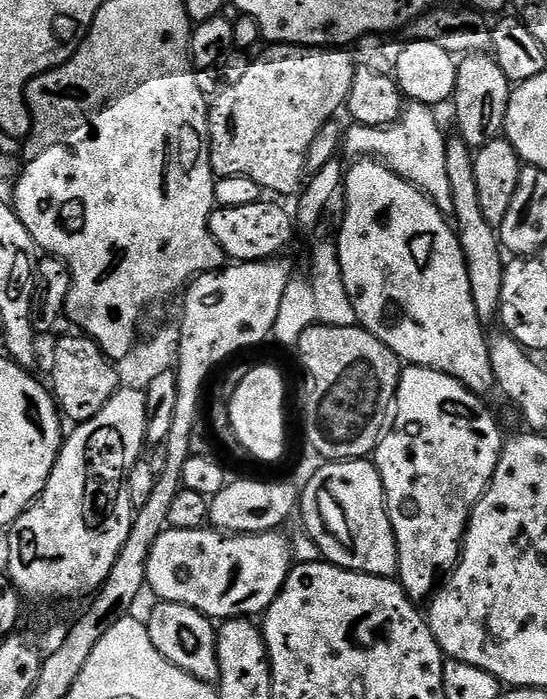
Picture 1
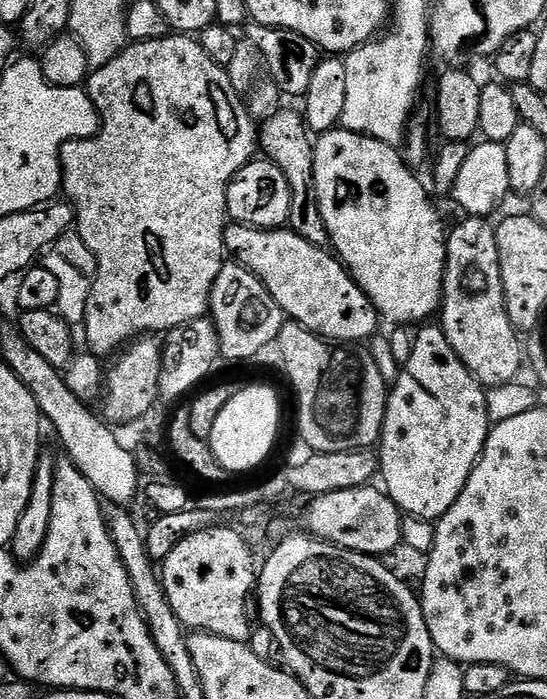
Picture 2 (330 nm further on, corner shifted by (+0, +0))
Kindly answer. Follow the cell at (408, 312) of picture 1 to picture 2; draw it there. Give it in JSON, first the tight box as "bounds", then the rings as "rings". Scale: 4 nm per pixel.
{"bounds":[312,130,448,326],"rings":[[[333,130],[330,132],[323,133],[323,135],[321,135],[319,139],[315,141],[314,147],[312,149],[312,153],[314,154],[314,182],[316,183],[316,200],[320,204],[320,209],[322,210],[322,222],[326,222],[326,230],[328,231],[328,238],[329,238],[331,247],[334,249],[335,255],[339,257],[344,267],[348,269],[352,279],[356,281],[356,284],[360,287],[360,289],[364,291],[366,295],[368,295],[368,297],[370,298],[370,302],[373,304],[373,306],[375,306],[377,313],[379,313],[379,315],[383,317],[383,319],[385,316],[385,318],[388,319],[390,323],[392,323],[390,325],[411,326],[410,324],[417,323],[416,325],[419,325],[421,322],[431,321],[428,319],[430,319],[431,316],[433,319],[433,317],[435,317],[437,313],[439,313],[440,301],[444,299],[444,263],[446,262],[446,258],[448,257],[448,238],[446,235],[446,227],[444,228],[443,222],[440,221],[439,214],[436,213],[435,206],[432,205],[431,198],[428,197],[429,189],[426,187],[426,184],[425,184],[426,189],[424,189],[423,182],[420,181],[419,178],[416,177],[414,173],[412,173],[415,171],[413,171],[413,169],[409,167],[409,165],[404,163],[403,155],[401,155],[401,153],[397,151],[397,149],[393,147],[393,145],[387,144],[386,142],[382,142],[381,140],[375,140],[374,138],[370,138],[369,136],[360,136],[356,132],[345,132],[343,130]]]}

